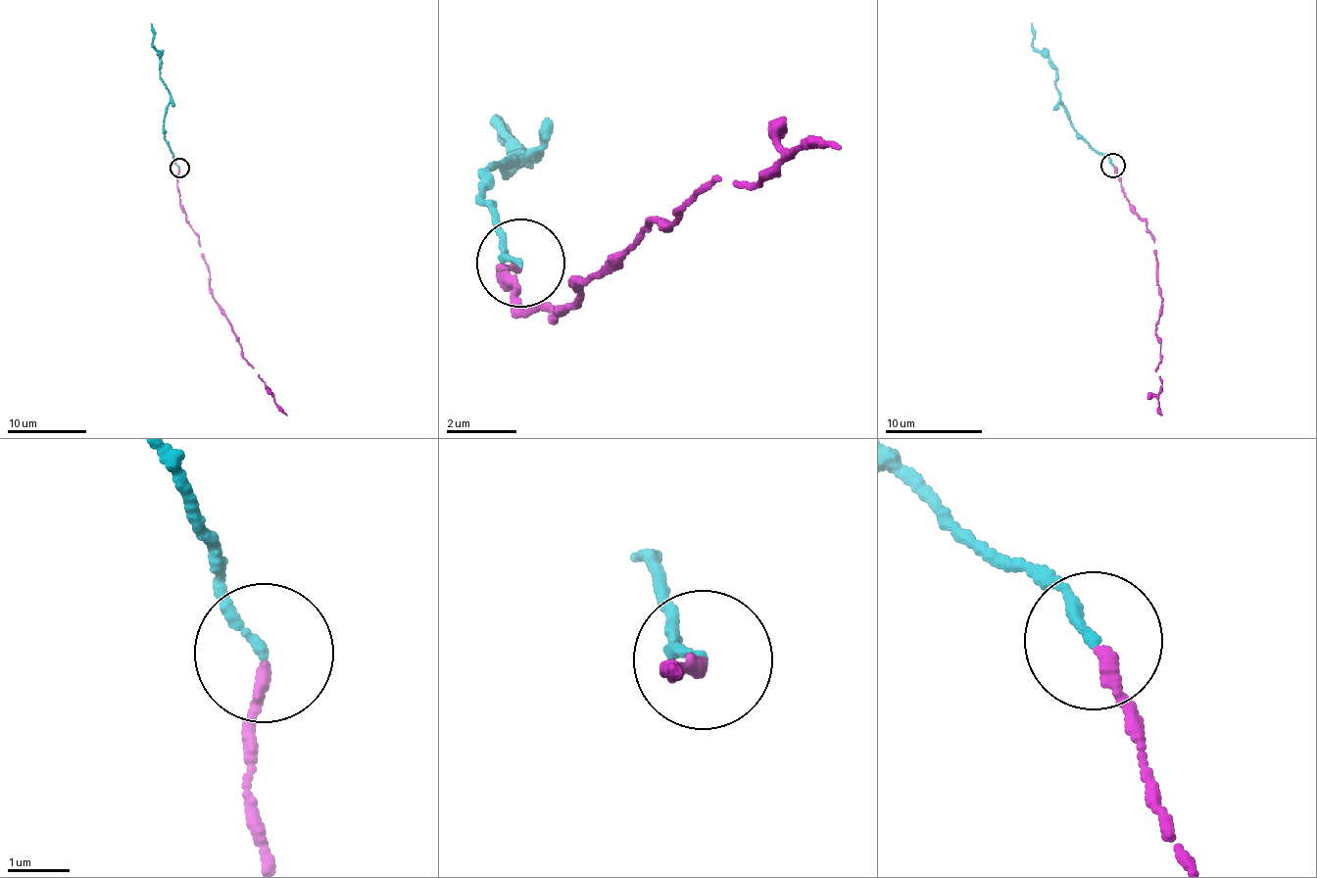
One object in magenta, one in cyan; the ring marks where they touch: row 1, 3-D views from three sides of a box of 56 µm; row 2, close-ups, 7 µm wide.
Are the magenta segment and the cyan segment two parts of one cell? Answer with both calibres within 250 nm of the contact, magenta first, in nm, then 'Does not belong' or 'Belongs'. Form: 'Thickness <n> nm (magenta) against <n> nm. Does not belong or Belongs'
Thickness 190 nm (magenta) against 150 nm. Does not belong

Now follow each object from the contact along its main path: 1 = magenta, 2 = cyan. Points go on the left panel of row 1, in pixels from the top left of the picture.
1: (178, 169), (180, 210), (198, 237), (212, 297), (231, 325), (241, 355), (288, 414)
2: (178, 167), (164, 138), (163, 125), (170, 91), (161, 79), (160, 53), (153, 43), (150, 24)

